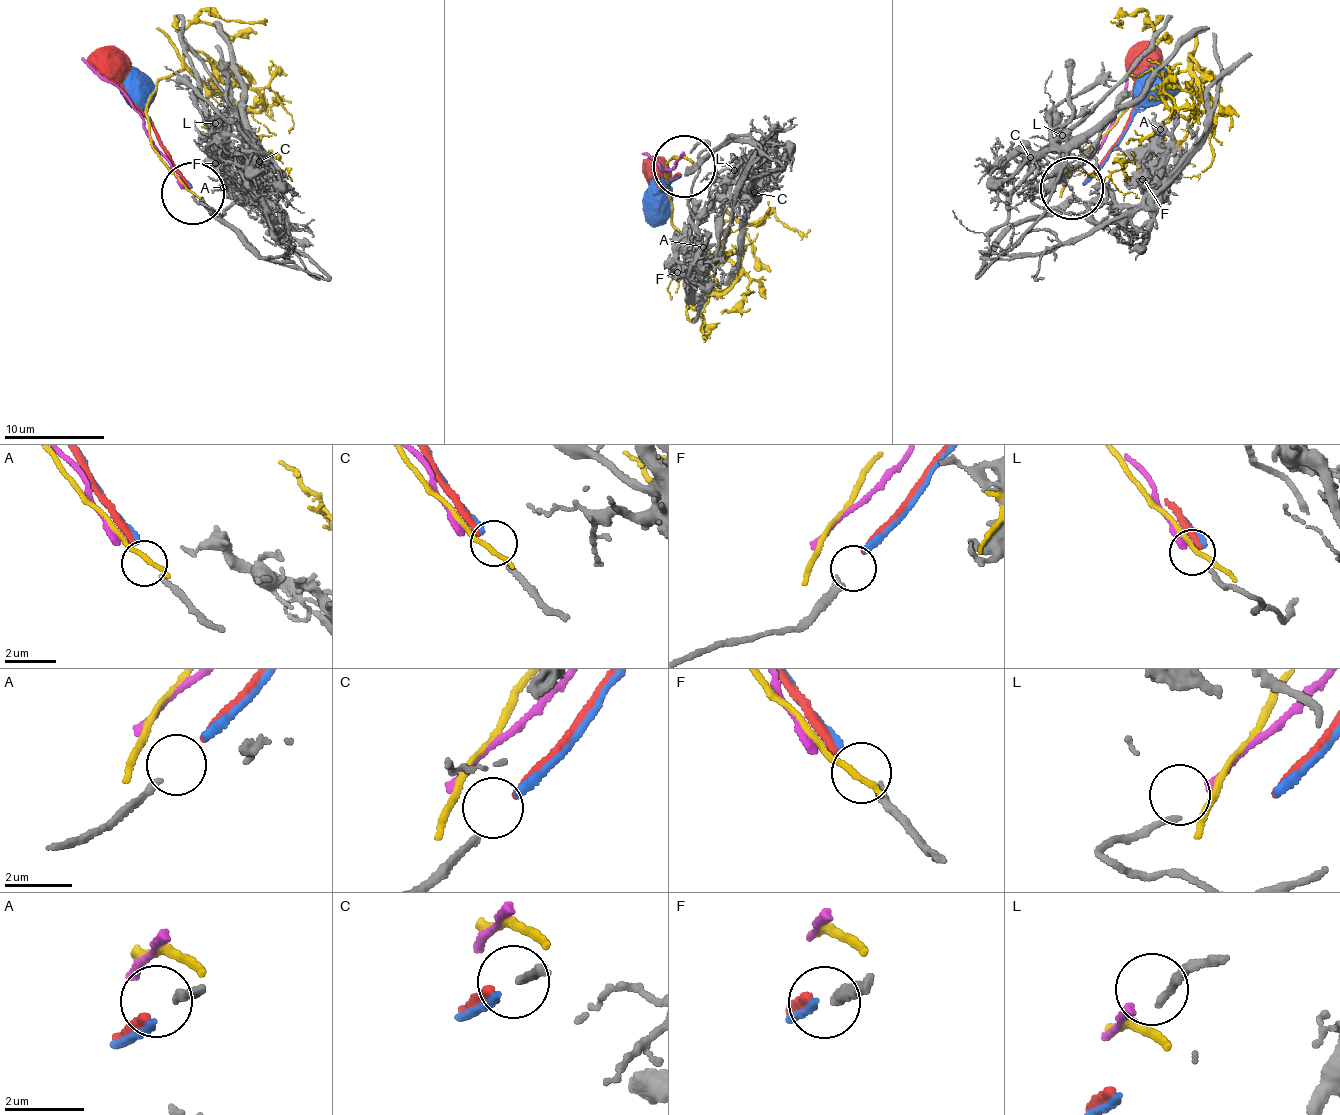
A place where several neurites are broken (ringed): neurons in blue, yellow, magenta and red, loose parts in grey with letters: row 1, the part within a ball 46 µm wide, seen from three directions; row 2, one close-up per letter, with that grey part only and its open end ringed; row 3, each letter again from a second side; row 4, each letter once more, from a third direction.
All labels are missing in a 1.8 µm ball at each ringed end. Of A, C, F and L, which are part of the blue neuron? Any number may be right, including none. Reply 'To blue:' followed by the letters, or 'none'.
To blue: none

